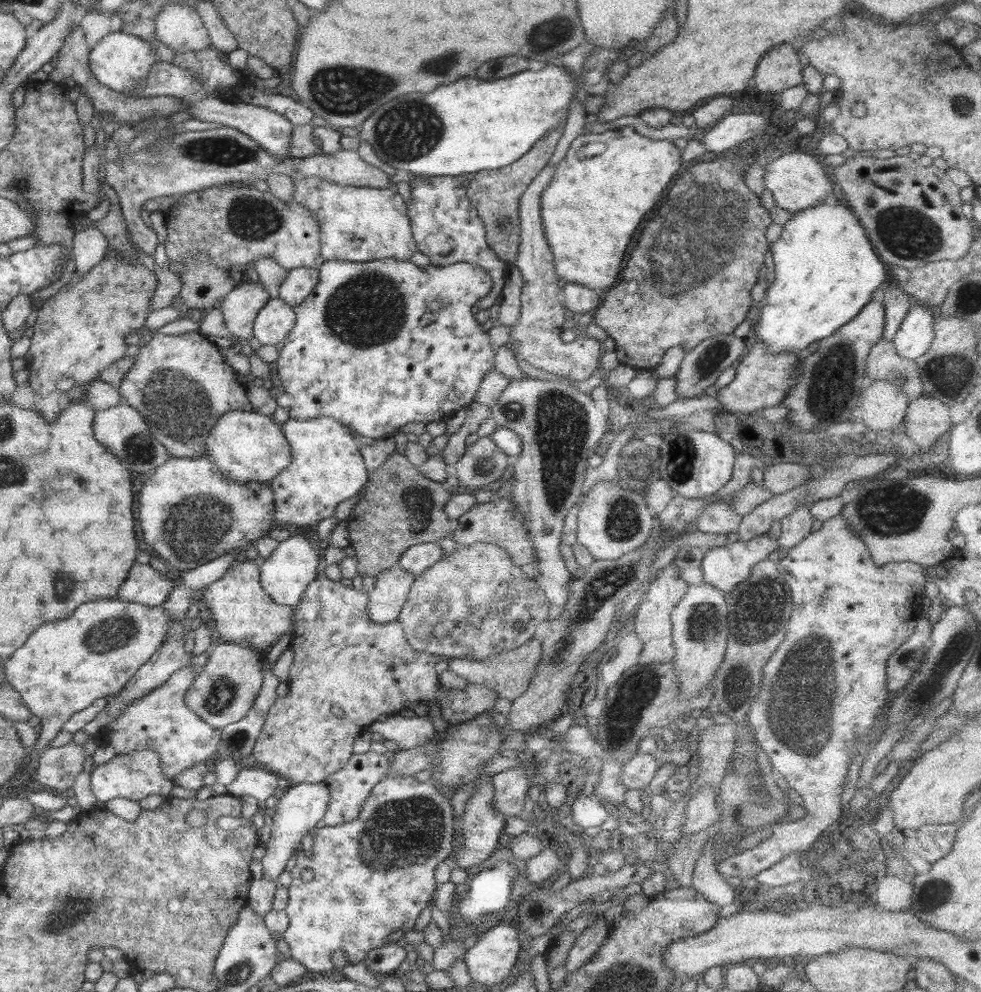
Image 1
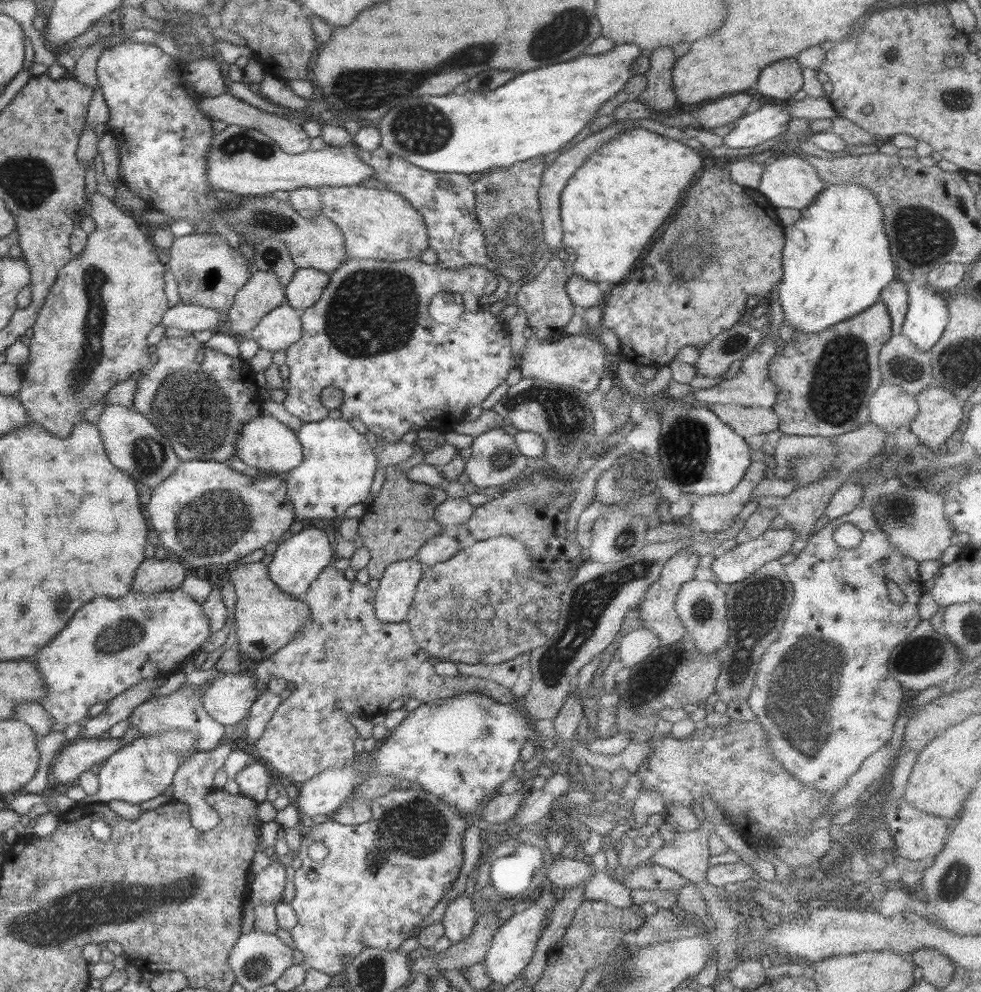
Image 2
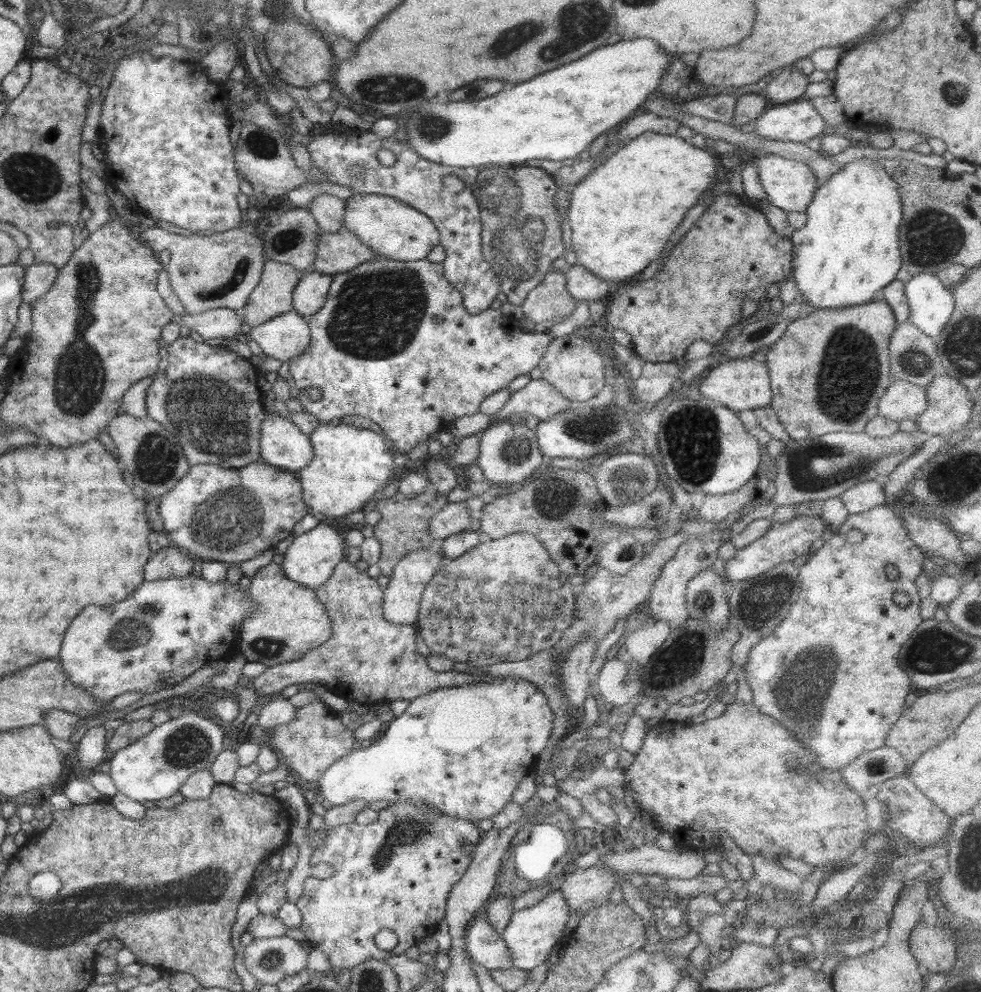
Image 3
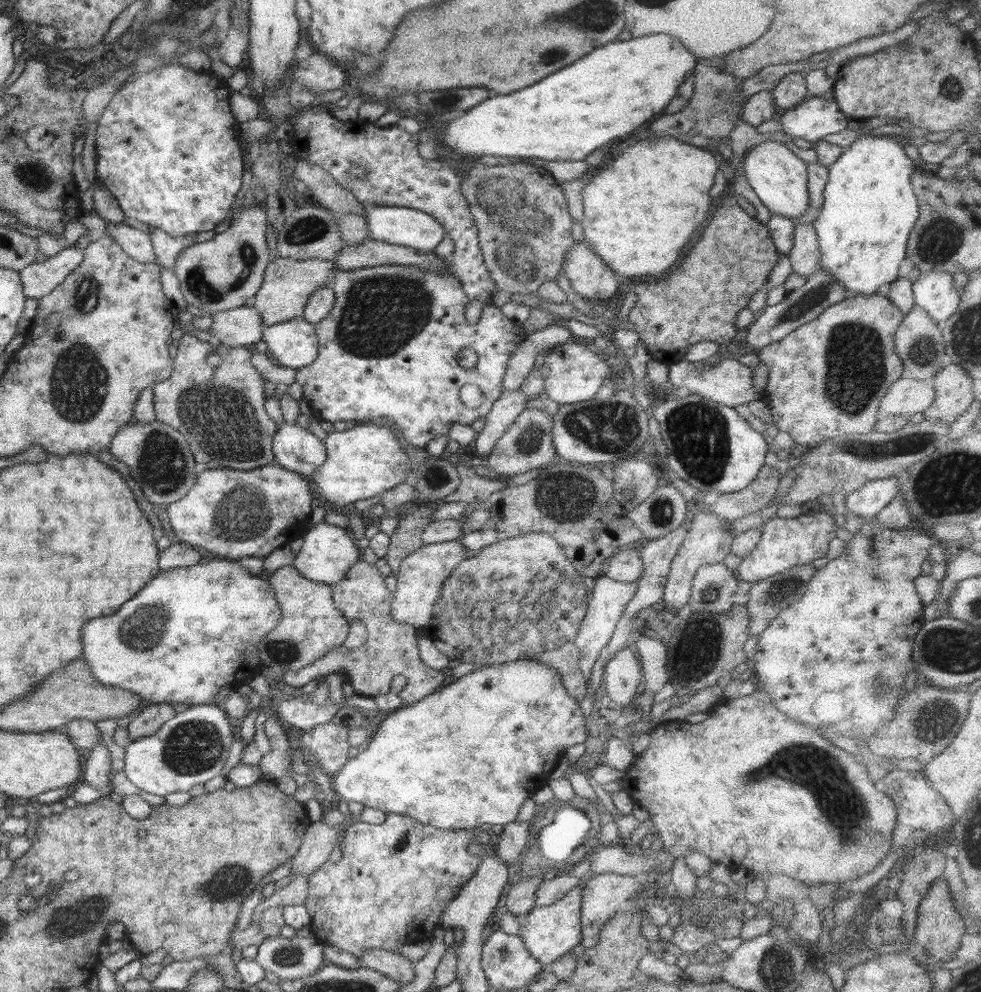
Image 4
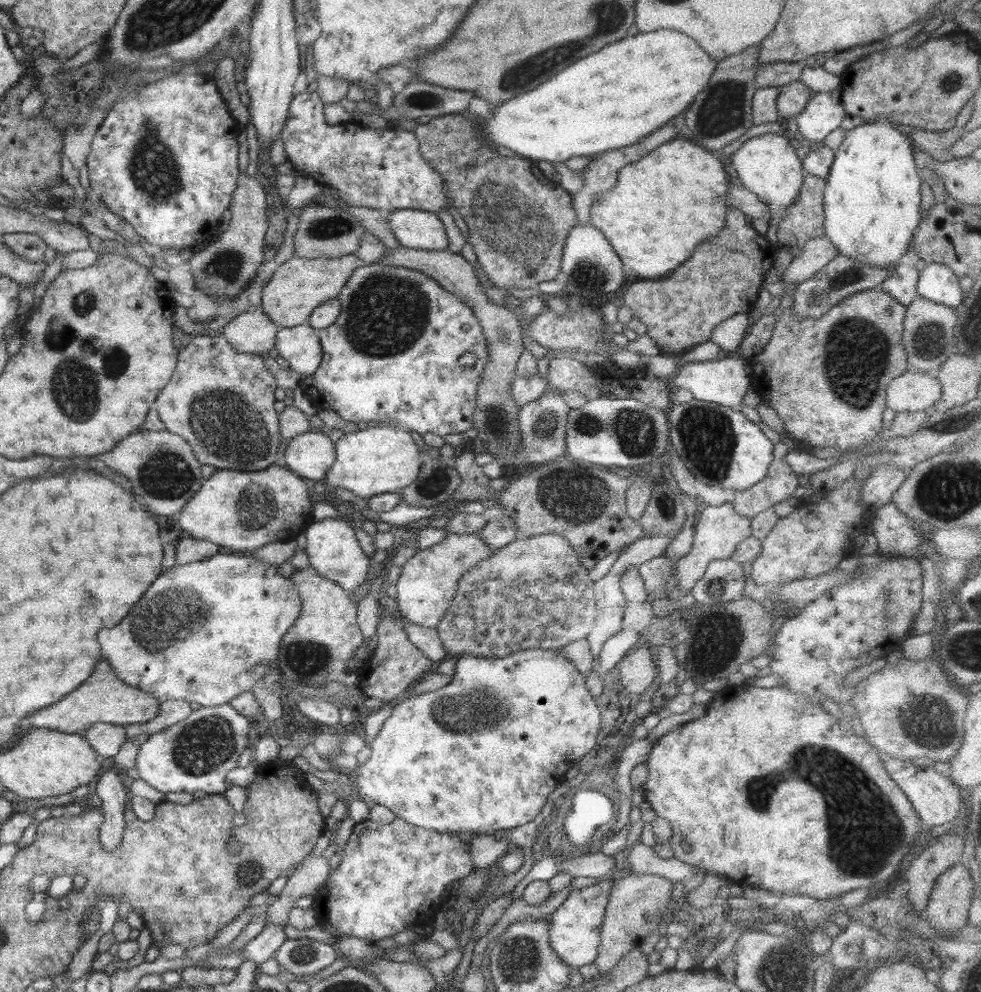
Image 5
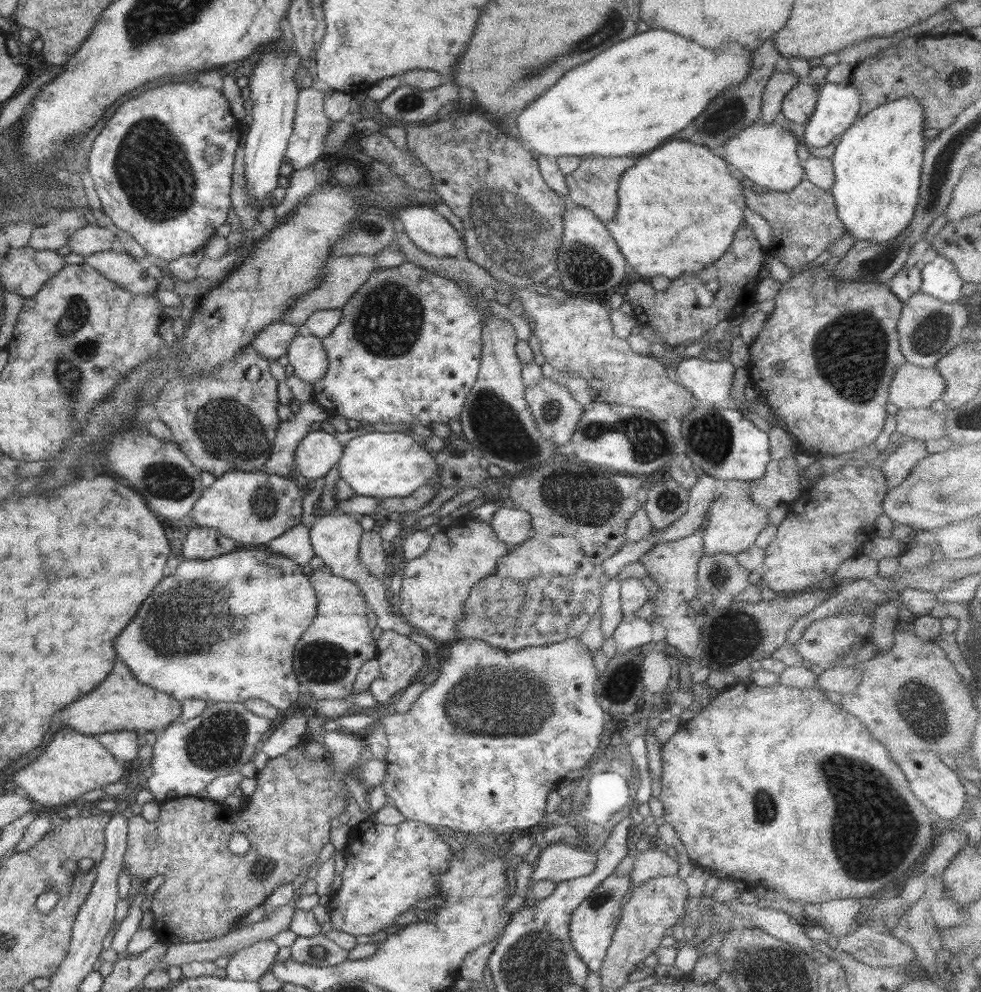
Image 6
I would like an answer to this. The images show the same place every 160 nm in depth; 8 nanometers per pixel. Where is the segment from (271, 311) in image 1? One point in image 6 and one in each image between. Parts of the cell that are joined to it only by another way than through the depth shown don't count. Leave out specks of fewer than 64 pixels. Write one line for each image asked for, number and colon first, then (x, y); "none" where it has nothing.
2: (280, 328)
3: (287, 335)
4: (293, 343)
5: (300, 345)
6: (306, 354)

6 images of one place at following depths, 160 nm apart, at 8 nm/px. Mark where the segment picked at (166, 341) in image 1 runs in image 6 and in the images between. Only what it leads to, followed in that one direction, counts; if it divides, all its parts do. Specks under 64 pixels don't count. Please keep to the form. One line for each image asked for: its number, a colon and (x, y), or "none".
2: (199, 399)
3: (209, 397)
4: (220, 410)
5: (225, 411)
6: (221, 421)

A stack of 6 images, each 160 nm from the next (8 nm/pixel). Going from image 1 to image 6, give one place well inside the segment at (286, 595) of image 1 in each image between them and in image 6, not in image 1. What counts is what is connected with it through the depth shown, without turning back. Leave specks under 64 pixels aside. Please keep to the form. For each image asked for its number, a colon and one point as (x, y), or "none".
2: (299, 559)
3: (310, 560)
4: (327, 553)
5: (333, 550)
6: (335, 539)

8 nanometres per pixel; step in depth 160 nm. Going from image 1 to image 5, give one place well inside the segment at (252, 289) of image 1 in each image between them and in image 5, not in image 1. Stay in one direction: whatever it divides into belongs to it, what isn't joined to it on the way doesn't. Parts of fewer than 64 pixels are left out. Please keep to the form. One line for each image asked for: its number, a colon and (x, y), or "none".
2: (263, 292)
3: (273, 295)
4: (288, 283)
5: (300, 284)

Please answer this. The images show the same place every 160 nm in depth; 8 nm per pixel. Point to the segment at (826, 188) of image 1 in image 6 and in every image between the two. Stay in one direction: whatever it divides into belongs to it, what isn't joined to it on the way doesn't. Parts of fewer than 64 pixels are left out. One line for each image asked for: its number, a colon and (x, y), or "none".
2: (789, 181)
3: (790, 185)
4: (779, 178)
5: (767, 165)
6: (766, 153)

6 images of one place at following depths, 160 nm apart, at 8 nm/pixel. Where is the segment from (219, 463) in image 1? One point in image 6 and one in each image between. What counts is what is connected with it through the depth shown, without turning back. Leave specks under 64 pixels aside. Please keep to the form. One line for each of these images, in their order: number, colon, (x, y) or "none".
2: (264, 443)
3: (282, 444)
4: (296, 449)
5: (309, 455)
6: (319, 450)

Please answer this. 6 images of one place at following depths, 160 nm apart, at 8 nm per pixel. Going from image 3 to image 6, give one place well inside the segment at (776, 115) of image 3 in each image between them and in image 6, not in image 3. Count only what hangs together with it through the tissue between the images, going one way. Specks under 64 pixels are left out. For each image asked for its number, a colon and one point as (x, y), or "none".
4: (814, 118)
5: (824, 111)
6: (838, 104)

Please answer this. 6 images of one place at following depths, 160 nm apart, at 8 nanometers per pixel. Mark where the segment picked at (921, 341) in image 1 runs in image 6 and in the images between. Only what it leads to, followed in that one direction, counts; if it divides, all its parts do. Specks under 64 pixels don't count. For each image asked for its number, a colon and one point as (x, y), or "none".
2: (927, 315)
3: (931, 304)
4: (934, 291)
5: (936, 282)
6: (940, 278)

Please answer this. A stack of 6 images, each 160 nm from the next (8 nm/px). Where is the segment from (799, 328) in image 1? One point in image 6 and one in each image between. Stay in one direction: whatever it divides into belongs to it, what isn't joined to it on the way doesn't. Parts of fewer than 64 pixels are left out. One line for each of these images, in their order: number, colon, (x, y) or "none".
2: (836, 259)
3: (848, 250)
4: (869, 207)
5: (871, 201)
6: (877, 164)

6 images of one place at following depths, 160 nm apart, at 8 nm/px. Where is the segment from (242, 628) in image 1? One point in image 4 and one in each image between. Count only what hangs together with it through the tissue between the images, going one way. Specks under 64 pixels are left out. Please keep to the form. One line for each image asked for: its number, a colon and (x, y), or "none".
2: (267, 619)
3: (289, 620)
4: (312, 625)

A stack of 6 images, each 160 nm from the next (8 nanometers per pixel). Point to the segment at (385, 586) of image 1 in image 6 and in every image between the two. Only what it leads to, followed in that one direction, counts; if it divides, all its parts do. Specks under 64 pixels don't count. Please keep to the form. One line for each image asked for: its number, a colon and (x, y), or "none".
2: (396, 591)
3: (401, 599)
4: (420, 576)
5: (428, 581)
6: (434, 586)

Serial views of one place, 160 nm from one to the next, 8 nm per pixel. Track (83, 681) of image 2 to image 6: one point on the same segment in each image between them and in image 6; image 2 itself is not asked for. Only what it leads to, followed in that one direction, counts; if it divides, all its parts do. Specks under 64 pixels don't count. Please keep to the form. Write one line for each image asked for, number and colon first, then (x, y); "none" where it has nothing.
3: (165, 630)
4: (192, 630)
5: (212, 630)
6: (225, 632)

